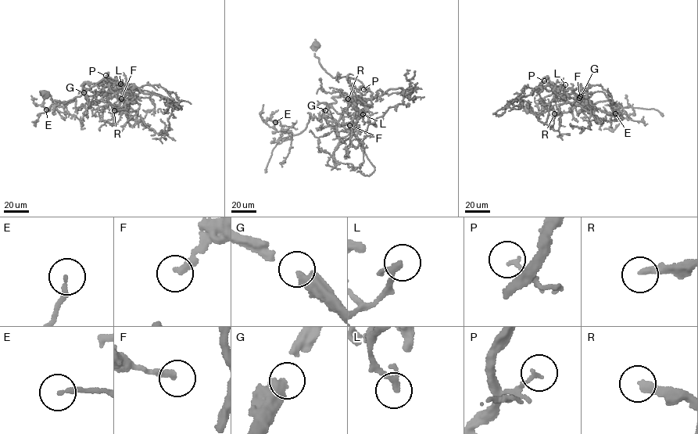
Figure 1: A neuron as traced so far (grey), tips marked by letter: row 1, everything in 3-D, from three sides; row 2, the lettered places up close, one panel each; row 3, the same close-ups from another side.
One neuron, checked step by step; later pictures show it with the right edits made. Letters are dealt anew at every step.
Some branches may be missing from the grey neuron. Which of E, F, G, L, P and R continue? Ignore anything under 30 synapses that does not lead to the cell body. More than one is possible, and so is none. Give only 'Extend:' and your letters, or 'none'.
Extend: R

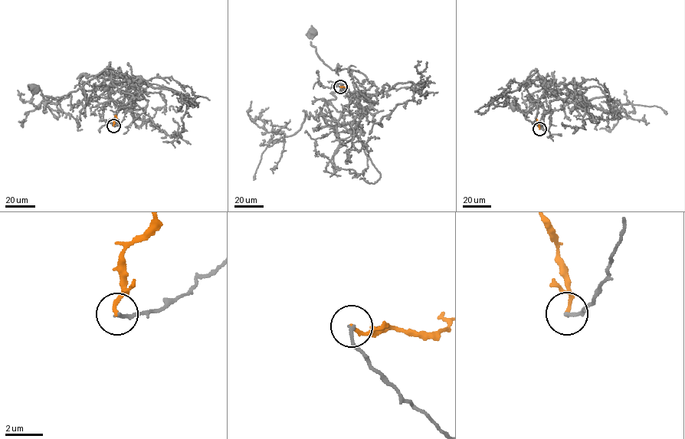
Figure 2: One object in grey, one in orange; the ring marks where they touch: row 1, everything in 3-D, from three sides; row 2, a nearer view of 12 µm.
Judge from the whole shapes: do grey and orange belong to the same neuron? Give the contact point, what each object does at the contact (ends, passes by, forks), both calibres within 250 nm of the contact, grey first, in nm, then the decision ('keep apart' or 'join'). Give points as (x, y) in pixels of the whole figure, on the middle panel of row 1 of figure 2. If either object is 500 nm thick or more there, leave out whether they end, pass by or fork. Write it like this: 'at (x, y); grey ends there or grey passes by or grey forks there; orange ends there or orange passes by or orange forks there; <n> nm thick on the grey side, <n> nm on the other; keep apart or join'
at (340, 86); grey ends there; orange ends there; 200 nm thick on the grey side, 190 nm on the other; keep apart

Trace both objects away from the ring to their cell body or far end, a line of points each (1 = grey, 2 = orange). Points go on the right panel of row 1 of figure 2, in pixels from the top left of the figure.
1: (539, 129), (543, 109), (539, 99), (545, 96), (535, 71), (526, 83), (533, 106), (528, 113), (513, 106)
2: (539, 129), (536, 119)

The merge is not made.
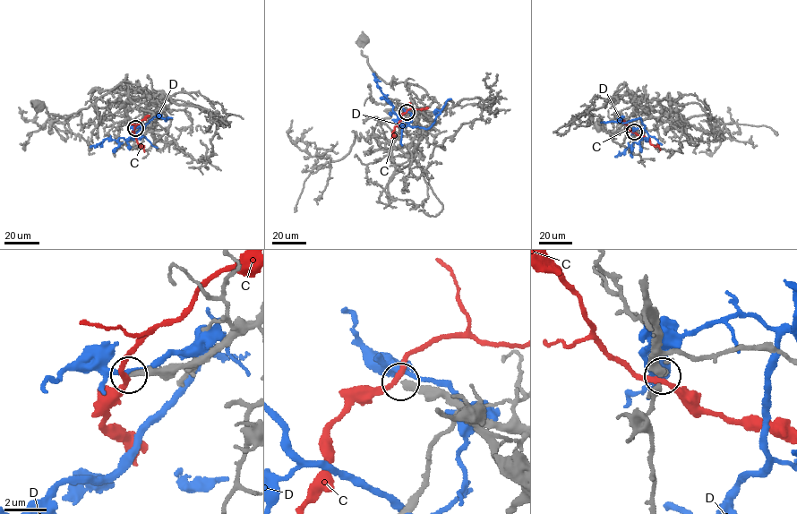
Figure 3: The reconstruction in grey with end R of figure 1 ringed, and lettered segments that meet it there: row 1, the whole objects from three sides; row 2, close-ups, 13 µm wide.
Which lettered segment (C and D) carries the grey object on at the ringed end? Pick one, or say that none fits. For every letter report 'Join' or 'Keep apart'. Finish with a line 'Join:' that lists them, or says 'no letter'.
C: Keep apart
D: Keep apart
Join: no letter

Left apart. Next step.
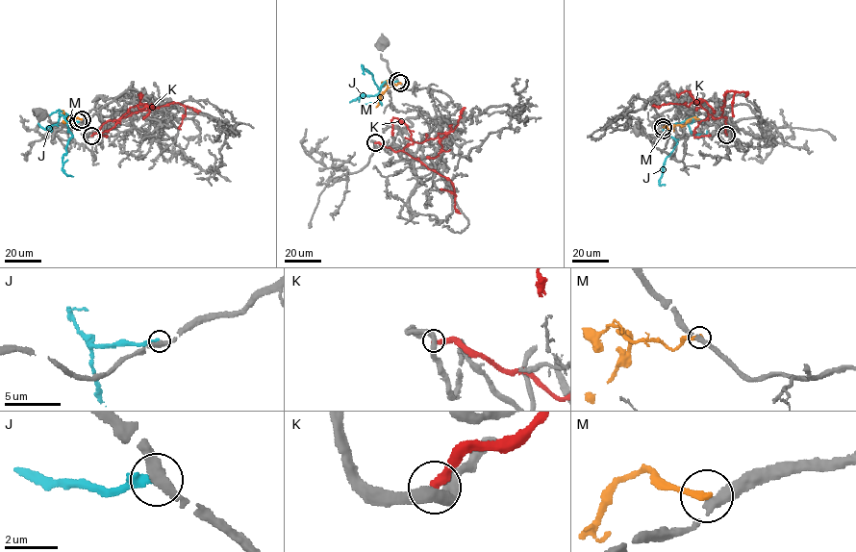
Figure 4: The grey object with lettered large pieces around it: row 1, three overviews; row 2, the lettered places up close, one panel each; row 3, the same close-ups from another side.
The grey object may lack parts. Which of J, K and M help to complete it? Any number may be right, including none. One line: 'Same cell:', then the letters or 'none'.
Same cell: none

